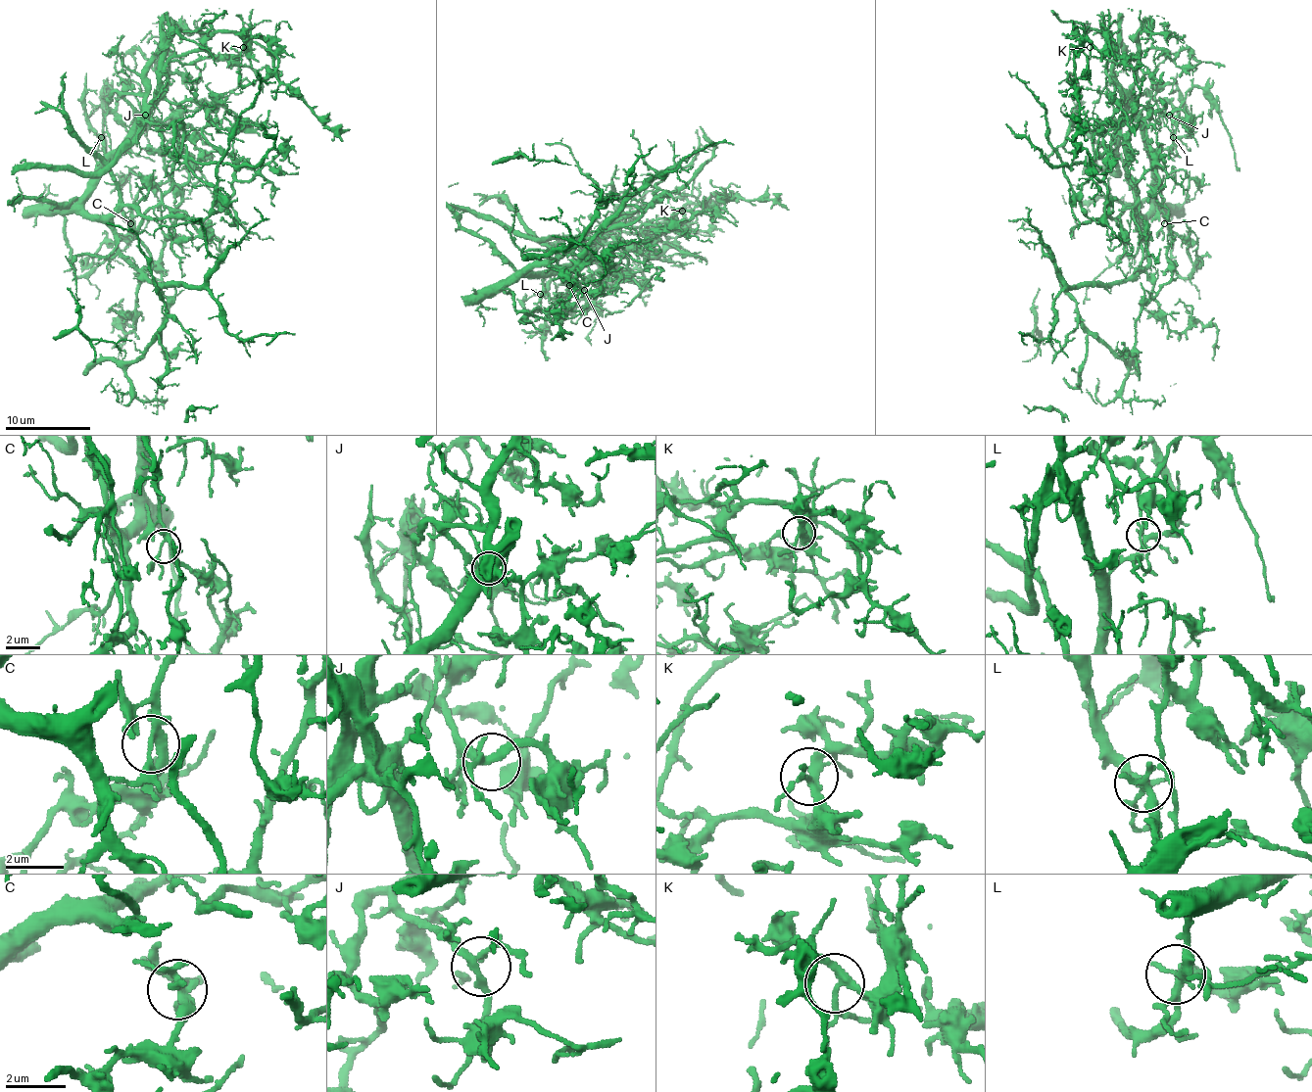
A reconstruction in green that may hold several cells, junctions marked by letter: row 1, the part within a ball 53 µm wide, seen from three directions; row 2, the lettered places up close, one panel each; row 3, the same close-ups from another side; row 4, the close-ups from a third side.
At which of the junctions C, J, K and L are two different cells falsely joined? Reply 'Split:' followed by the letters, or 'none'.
Split: L

